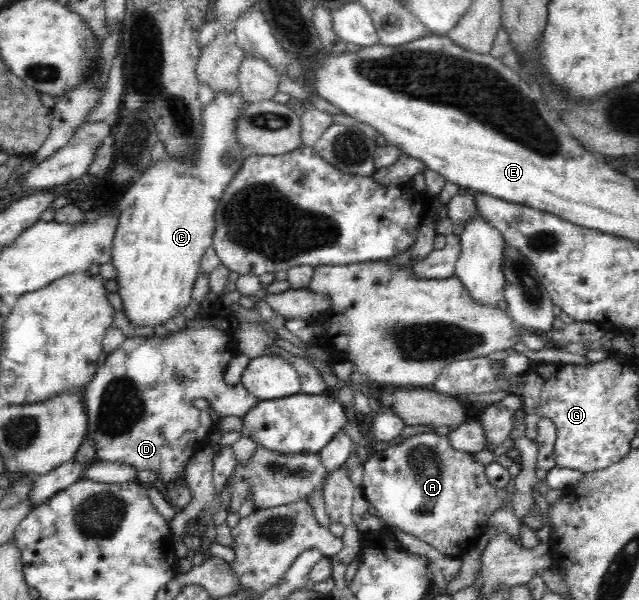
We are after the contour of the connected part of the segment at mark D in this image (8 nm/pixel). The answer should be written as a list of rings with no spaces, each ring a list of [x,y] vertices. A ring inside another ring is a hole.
[[[210,326],[184,328],[178,332],[170,332],[164,338],[153,333],[127,334],[122,345],[107,356],[104,365],[97,368],[85,388],[89,430],[84,439],[94,442],[94,461],[128,463],[136,471],[149,470],[160,473],[162,476],[152,485],[157,485],[162,490],[182,481],[186,474],[186,464],[199,451],[198,446],[204,446],[207,442],[215,422],[210,417],[210,411],[198,410],[193,406],[193,401],[207,400],[219,417],[238,416],[243,421],[246,414],[260,402],[241,382],[236,386],[229,386],[222,379],[230,361],[237,354],[235,336],[230,334],[230,330]]]

